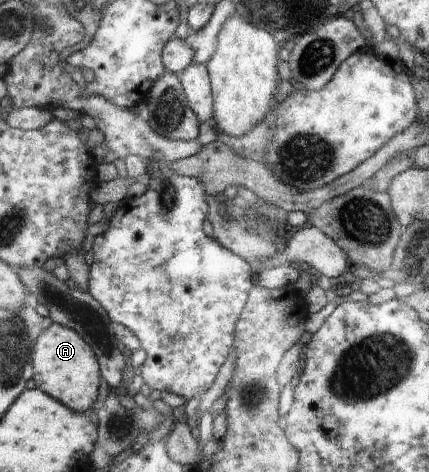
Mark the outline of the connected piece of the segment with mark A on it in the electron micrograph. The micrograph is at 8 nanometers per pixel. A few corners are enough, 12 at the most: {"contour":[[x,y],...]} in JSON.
{"contour":[[52,323],[34,346],[34,382],[69,409],[92,409],[92,347]]}

